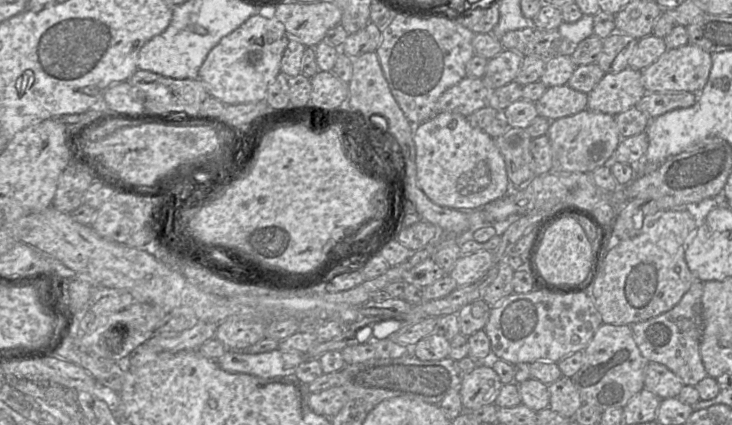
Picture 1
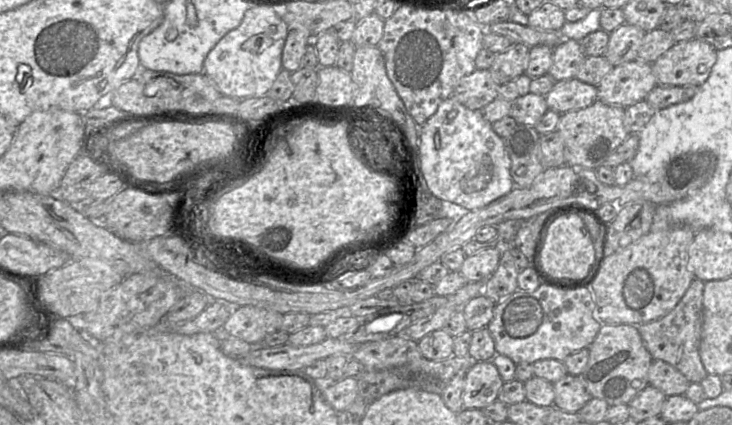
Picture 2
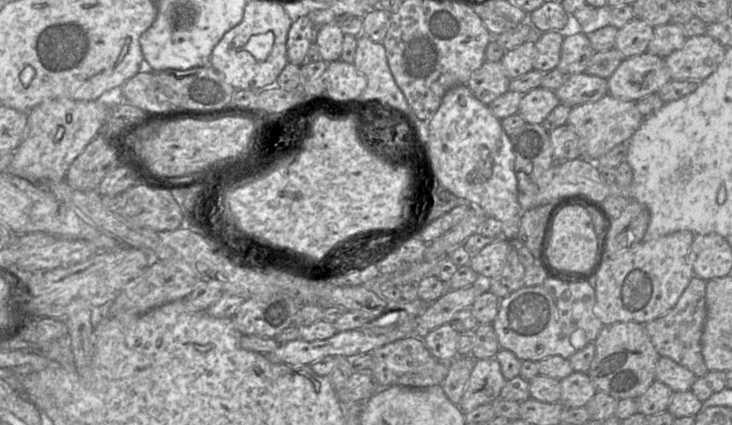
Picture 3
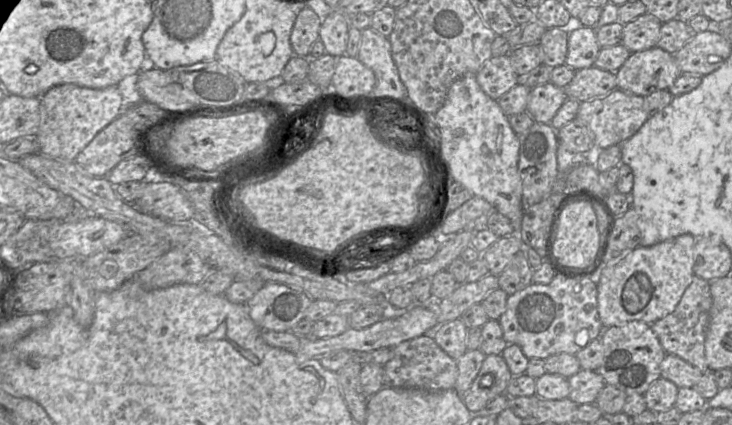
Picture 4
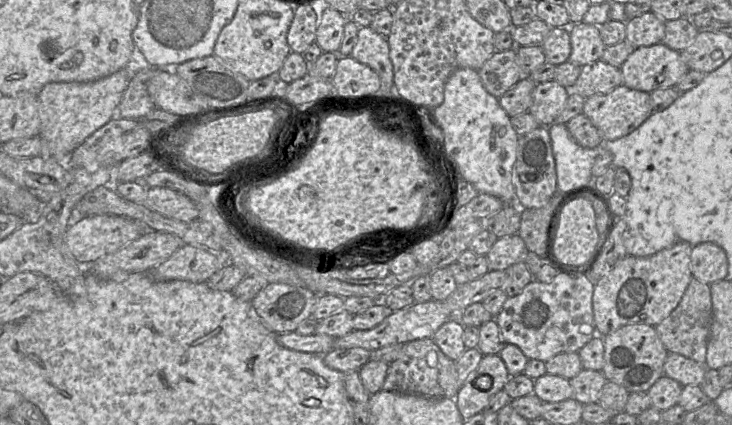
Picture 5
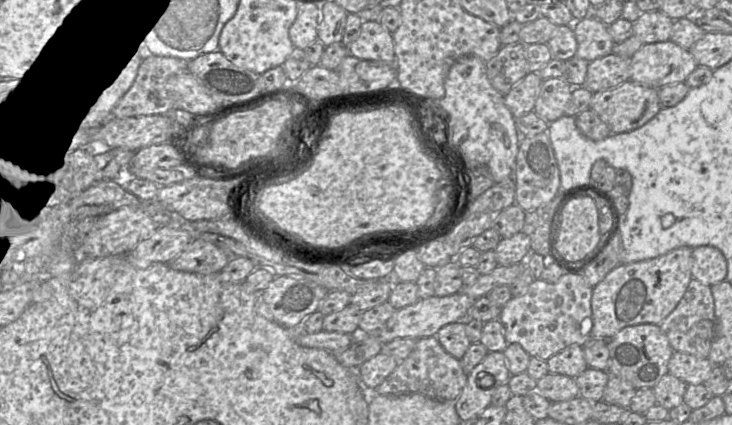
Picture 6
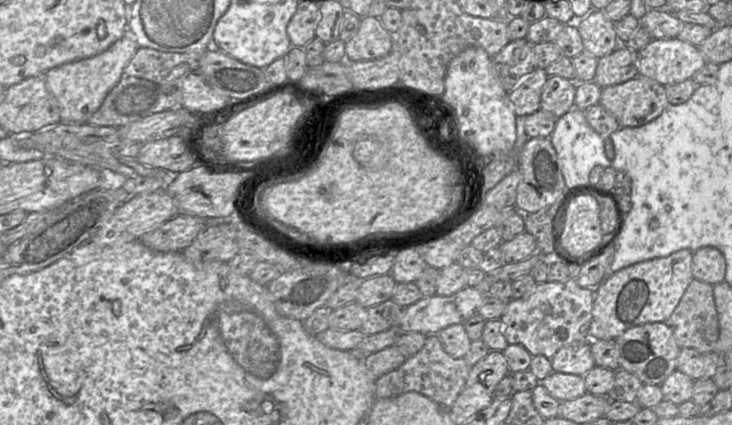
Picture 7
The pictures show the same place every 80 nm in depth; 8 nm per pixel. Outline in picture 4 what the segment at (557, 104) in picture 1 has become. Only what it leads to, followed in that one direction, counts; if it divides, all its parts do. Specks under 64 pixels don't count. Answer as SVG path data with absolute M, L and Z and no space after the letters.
M591 66L577 69L573 79L564 90L568 98L583 102L603 97L616 88L616 72Z

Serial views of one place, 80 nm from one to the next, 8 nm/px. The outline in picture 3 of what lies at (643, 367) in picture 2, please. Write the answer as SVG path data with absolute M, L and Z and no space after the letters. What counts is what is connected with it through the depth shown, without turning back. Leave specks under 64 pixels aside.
M617 322L603 326L594 344L595 355L587 374L597 392L604 392L617 400L637 399L656 380L656 365L660 355L652 344L644 324Z

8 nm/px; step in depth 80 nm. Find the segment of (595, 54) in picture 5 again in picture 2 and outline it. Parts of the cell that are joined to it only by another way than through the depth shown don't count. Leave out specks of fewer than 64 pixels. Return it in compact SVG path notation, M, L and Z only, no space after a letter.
M562 39L553 50L553 63L548 73L556 81L573 78L586 57L579 41Z

